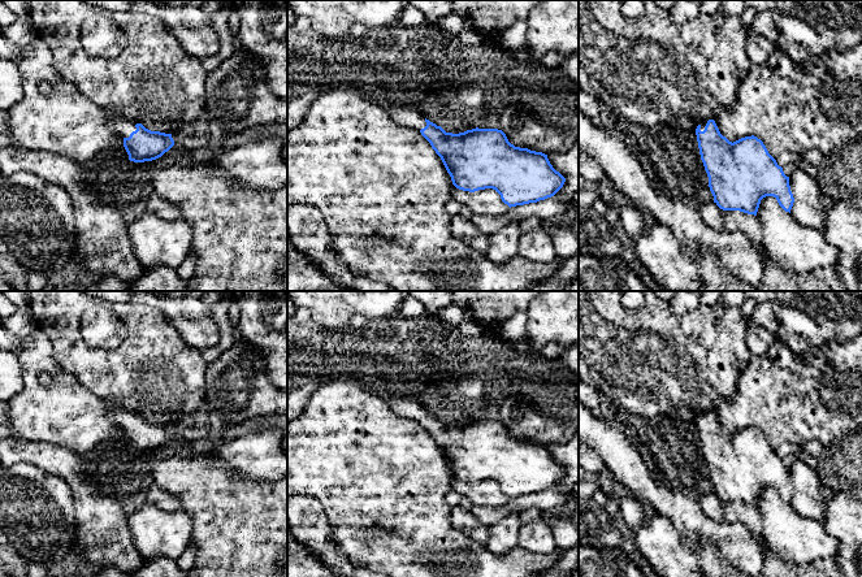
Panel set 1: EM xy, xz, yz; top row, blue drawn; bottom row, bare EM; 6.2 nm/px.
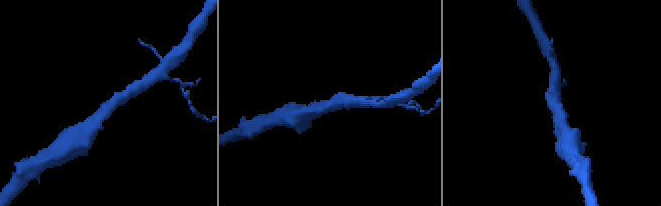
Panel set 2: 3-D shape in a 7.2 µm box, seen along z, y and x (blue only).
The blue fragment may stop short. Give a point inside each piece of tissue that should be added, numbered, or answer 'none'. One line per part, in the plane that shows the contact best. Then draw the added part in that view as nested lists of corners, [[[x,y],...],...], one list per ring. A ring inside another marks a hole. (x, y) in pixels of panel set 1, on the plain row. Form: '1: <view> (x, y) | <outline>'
1: xy (124, 417) | [[[114,408],[108,412],[108,417],[120,424],[124,429],[129,429],[130,425],[137,421],[137,415],[138,413],[130,412],[125,408]]]

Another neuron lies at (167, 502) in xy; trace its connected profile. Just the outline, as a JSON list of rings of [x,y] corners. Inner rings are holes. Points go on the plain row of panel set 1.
[[[156,485],[148,487],[146,496],[147,502],[164,512],[183,512],[182,502],[176,495],[169,494]]]

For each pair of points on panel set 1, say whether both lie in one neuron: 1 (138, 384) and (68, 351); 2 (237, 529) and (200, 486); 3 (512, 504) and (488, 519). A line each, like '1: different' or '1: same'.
1: same
2: same
3: same

